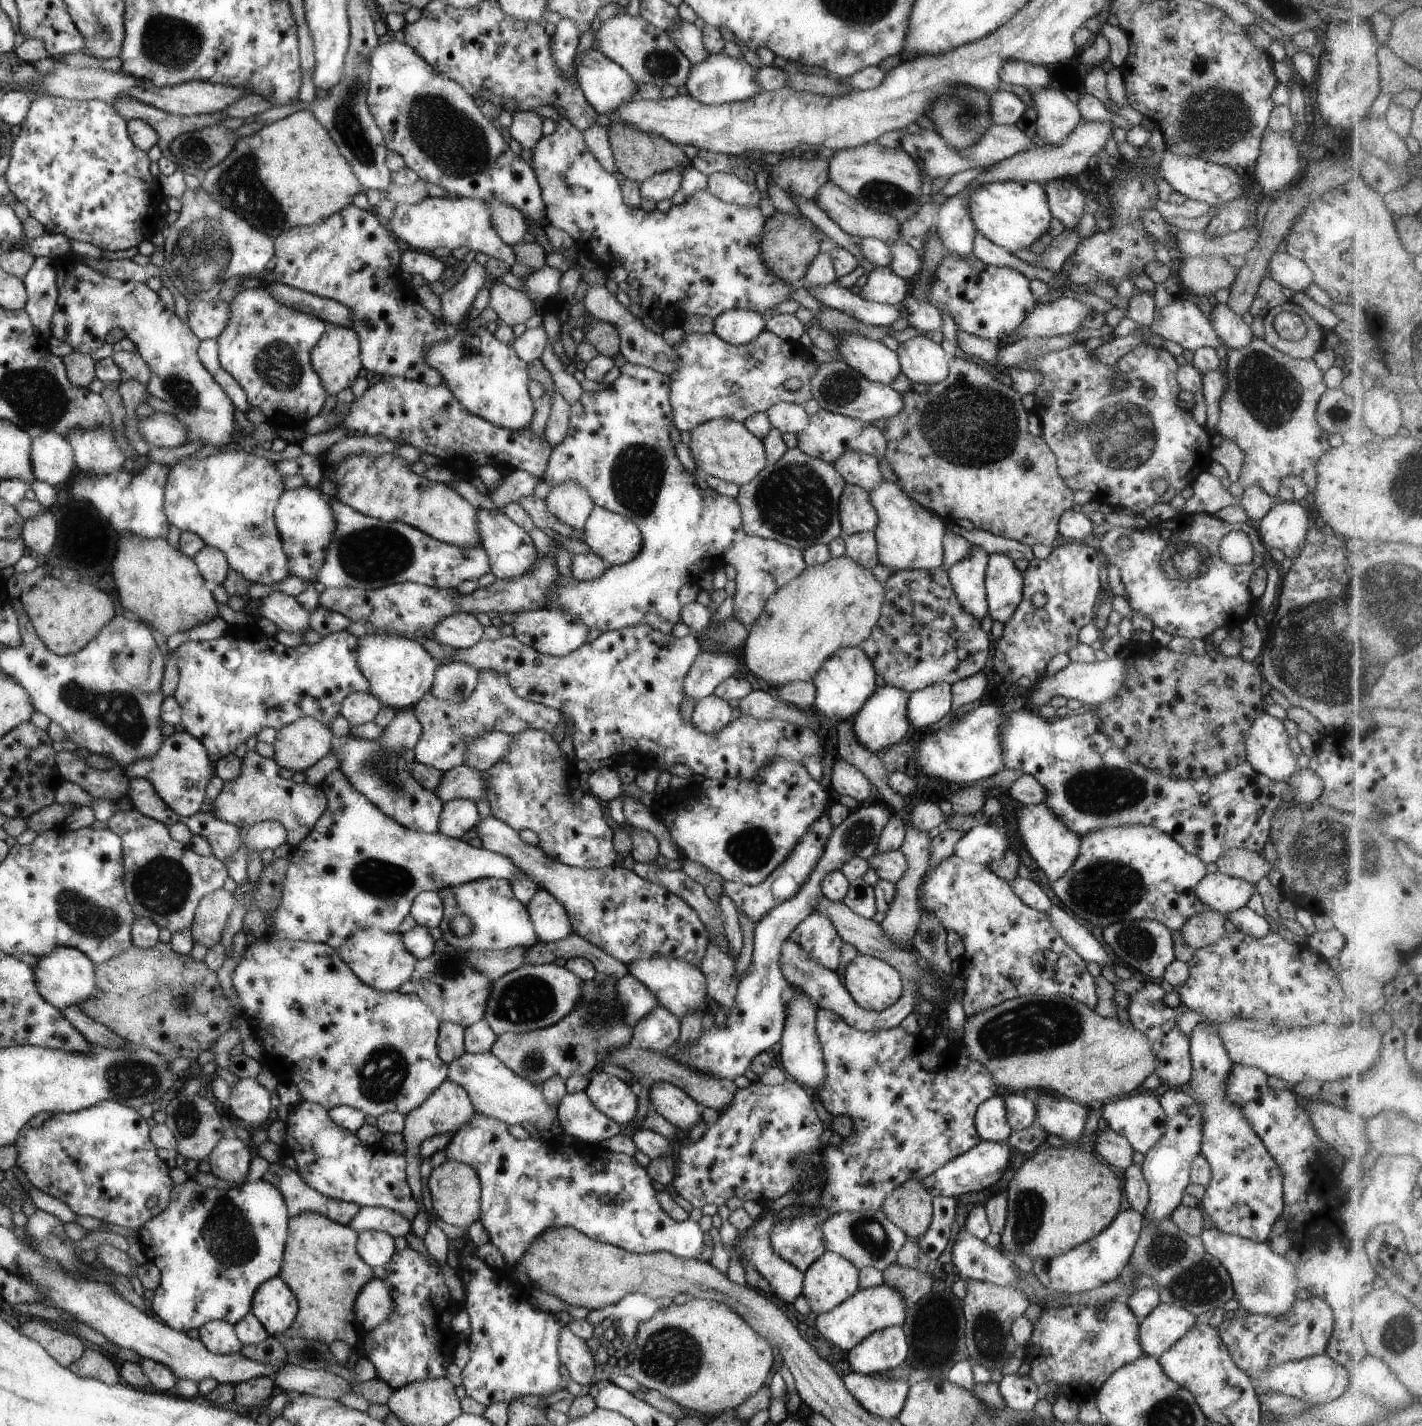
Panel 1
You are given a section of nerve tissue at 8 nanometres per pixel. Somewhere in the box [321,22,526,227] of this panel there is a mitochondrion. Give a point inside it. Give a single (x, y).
(450, 140)

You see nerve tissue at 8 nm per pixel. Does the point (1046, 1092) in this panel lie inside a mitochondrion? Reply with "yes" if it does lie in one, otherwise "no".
no

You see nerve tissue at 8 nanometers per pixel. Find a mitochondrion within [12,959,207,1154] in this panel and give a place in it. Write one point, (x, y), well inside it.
(134, 1078)

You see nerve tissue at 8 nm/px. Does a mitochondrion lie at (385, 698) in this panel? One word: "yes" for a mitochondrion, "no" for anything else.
no

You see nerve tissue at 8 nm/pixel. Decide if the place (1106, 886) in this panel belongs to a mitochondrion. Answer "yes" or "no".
yes

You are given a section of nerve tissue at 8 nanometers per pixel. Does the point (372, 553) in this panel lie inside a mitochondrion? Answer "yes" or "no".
yes

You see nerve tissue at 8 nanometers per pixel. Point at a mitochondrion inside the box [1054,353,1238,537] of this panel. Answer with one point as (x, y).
(1120, 436)

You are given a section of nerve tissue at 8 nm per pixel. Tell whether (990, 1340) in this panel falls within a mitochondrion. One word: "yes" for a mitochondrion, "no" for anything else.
yes

